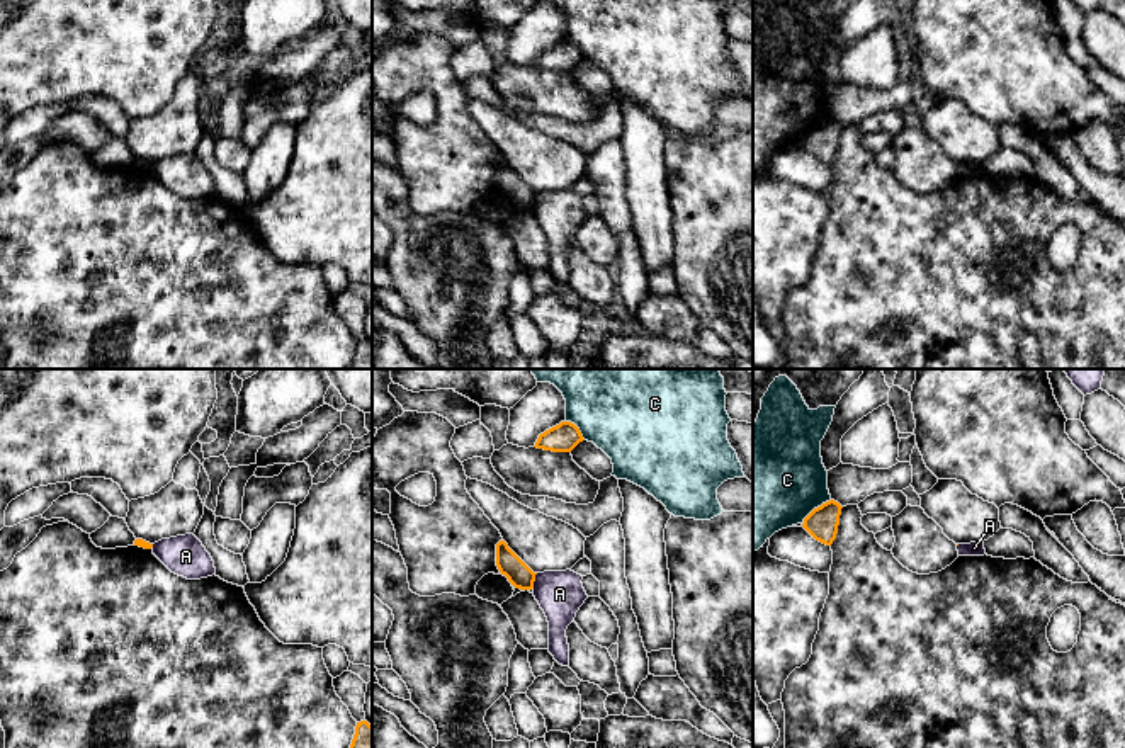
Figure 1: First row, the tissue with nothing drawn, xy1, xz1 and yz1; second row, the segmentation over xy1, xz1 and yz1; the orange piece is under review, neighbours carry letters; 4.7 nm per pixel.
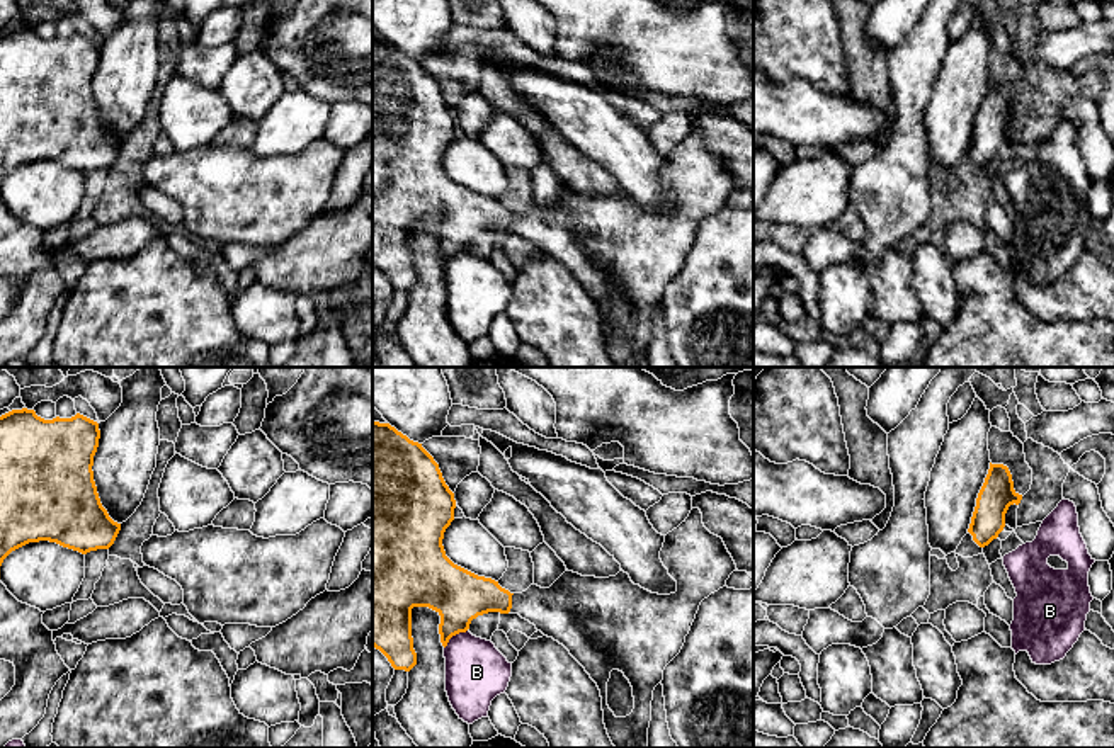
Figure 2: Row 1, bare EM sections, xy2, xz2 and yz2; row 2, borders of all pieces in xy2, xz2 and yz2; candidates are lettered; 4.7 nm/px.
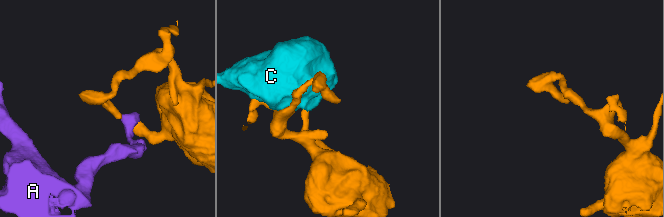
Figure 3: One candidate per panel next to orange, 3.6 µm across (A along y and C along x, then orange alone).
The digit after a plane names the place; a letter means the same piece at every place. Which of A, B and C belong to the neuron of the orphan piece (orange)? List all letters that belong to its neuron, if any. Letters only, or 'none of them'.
none of them

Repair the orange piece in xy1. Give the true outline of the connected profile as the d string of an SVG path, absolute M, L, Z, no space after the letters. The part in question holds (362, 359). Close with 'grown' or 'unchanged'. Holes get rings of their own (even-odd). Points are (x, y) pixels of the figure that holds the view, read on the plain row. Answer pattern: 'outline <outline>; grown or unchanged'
outline M367 340L357 342L350 369L372 369L372 345Z; unchanged

